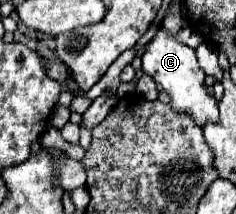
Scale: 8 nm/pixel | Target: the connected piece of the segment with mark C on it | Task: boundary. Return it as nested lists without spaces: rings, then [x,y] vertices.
[[[158,30],[158,34],[146,44],[146,52],[142,56],[142,70],[164,88],[164,92],[170,96],[170,106],[180,112],[188,112],[196,120],[196,124],[204,126],[208,120],[218,120],[218,104],[204,88],[206,74],[198,66],[196,50],[182,44],[178,40],[178,34]]]

